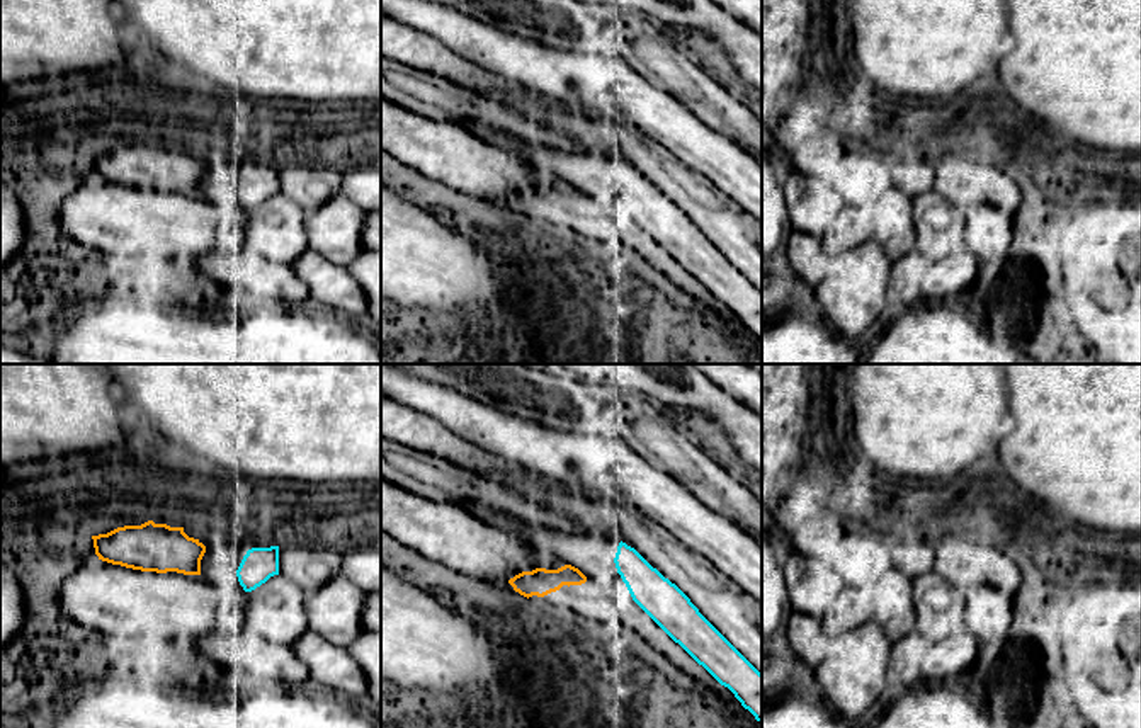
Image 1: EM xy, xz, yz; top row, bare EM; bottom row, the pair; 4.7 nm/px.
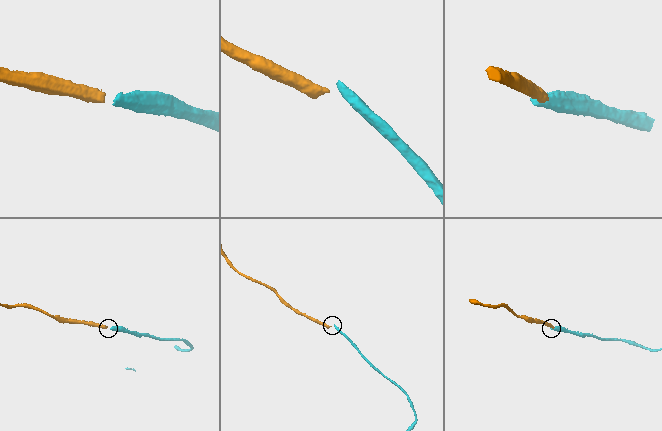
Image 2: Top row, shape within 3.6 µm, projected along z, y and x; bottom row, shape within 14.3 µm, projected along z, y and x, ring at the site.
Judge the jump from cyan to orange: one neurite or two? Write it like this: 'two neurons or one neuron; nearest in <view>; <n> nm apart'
two neurons; nearest in xz; 150 nm apart

